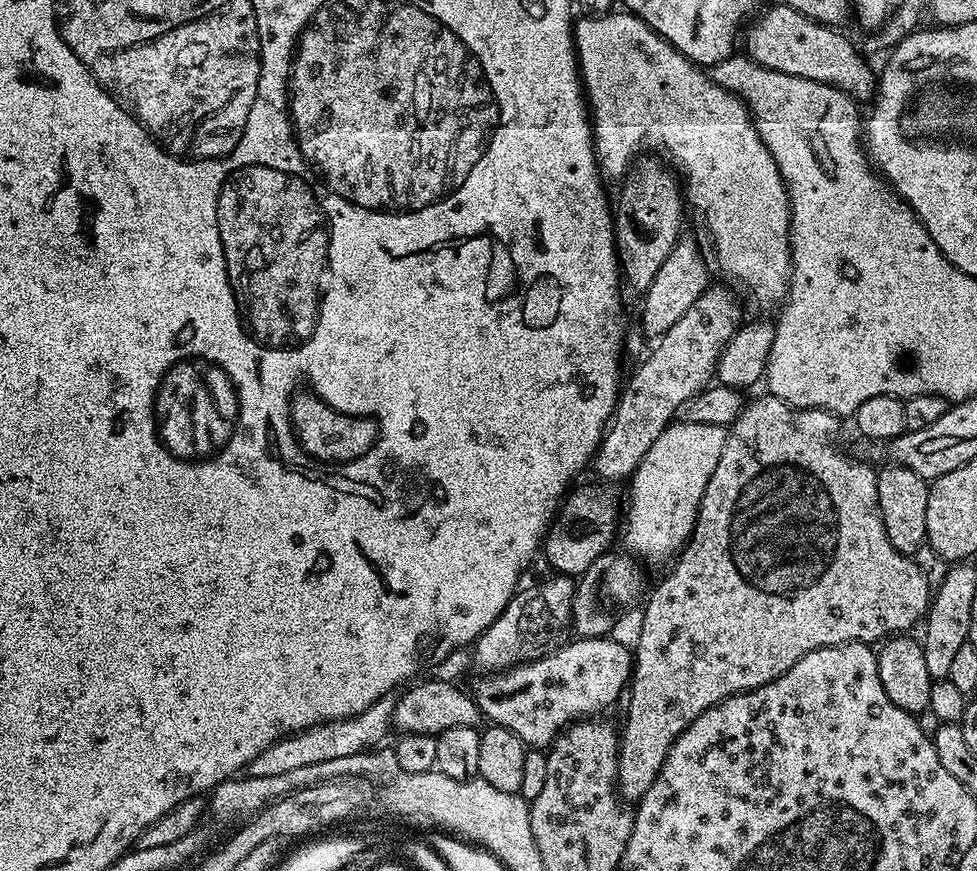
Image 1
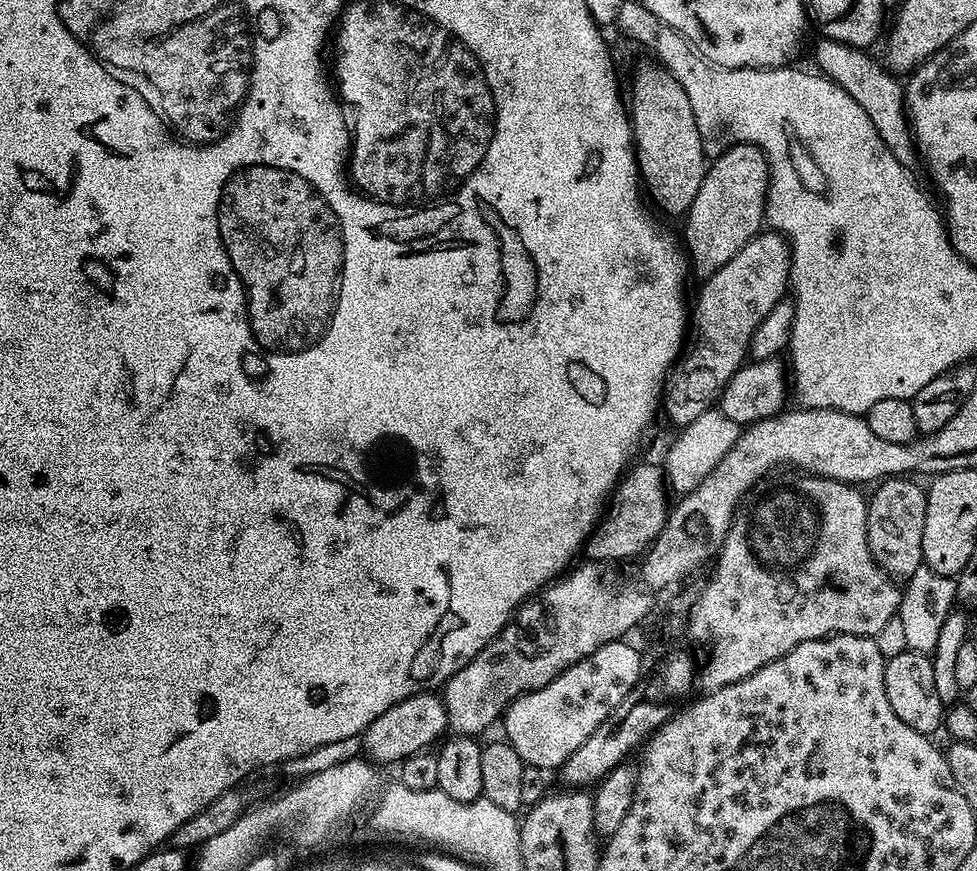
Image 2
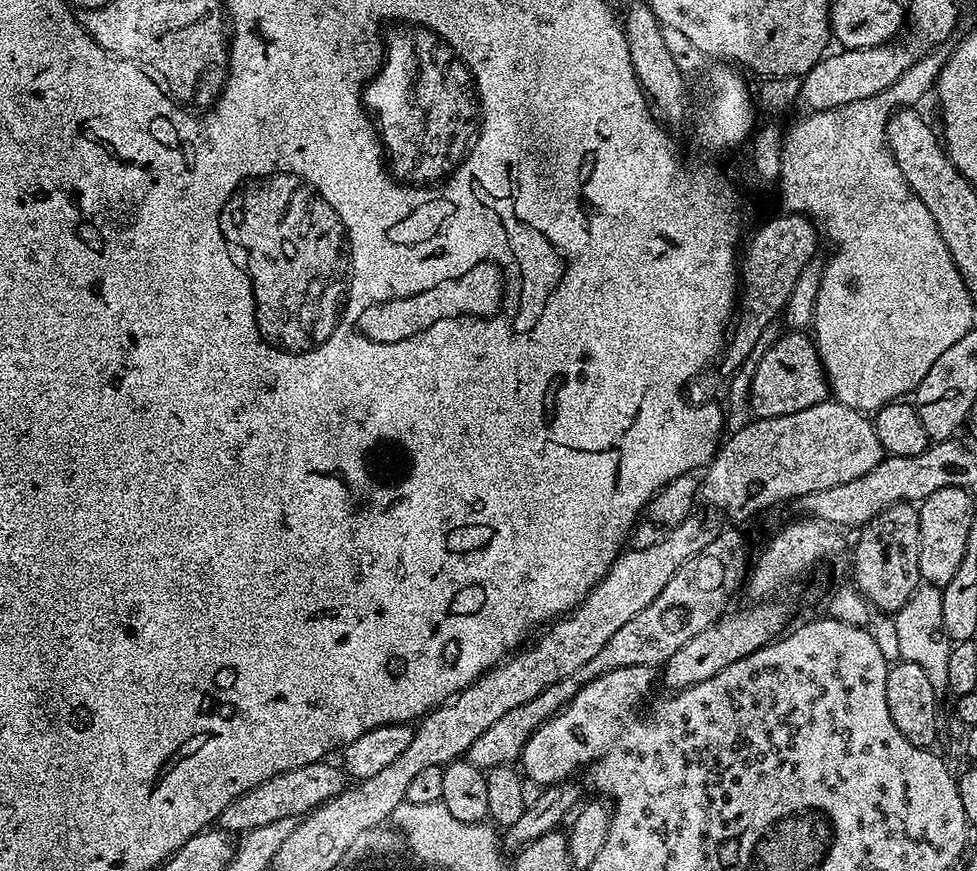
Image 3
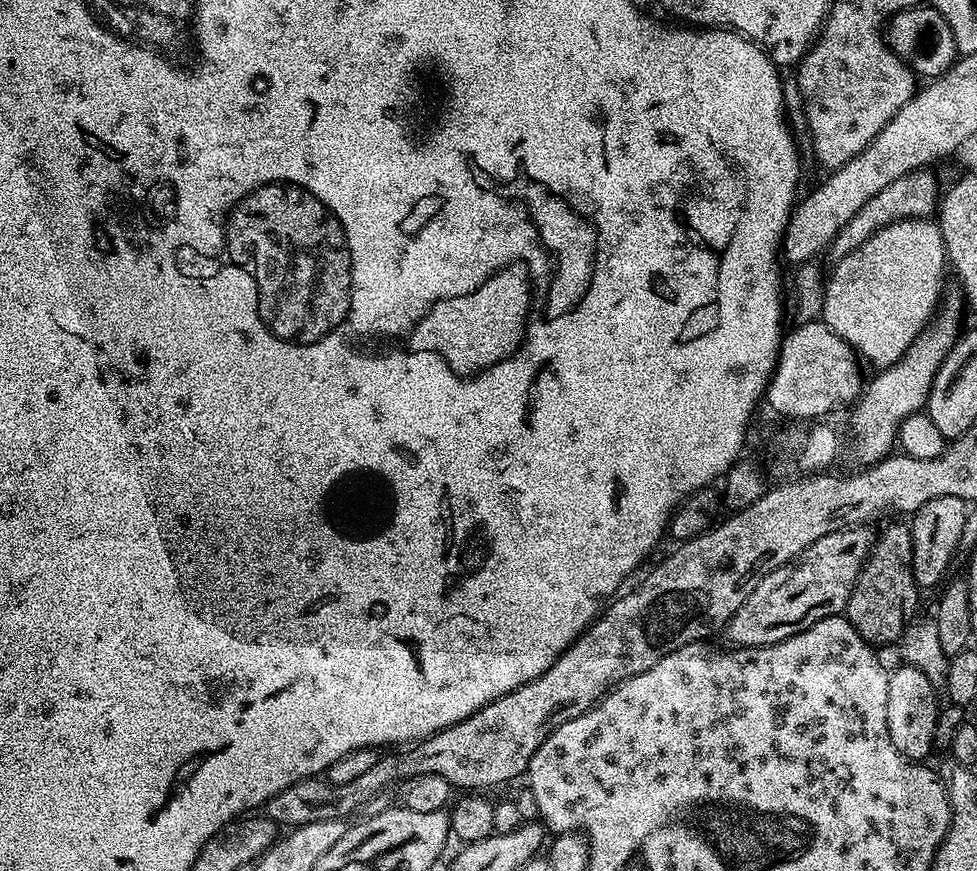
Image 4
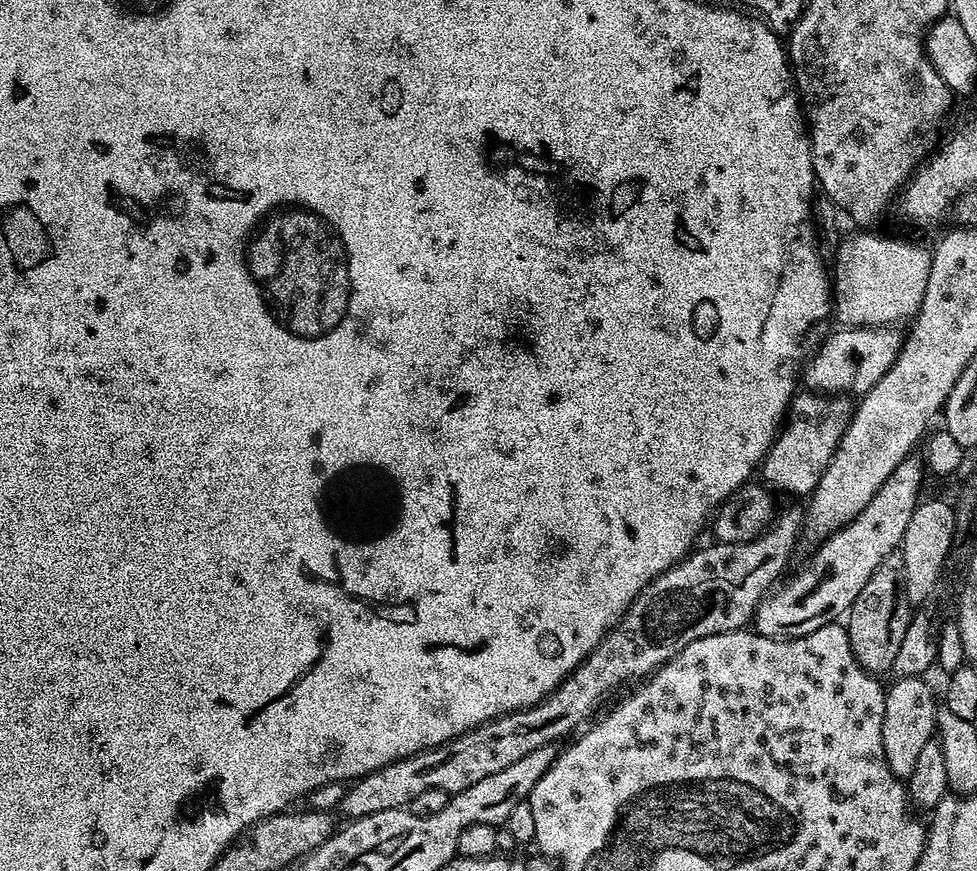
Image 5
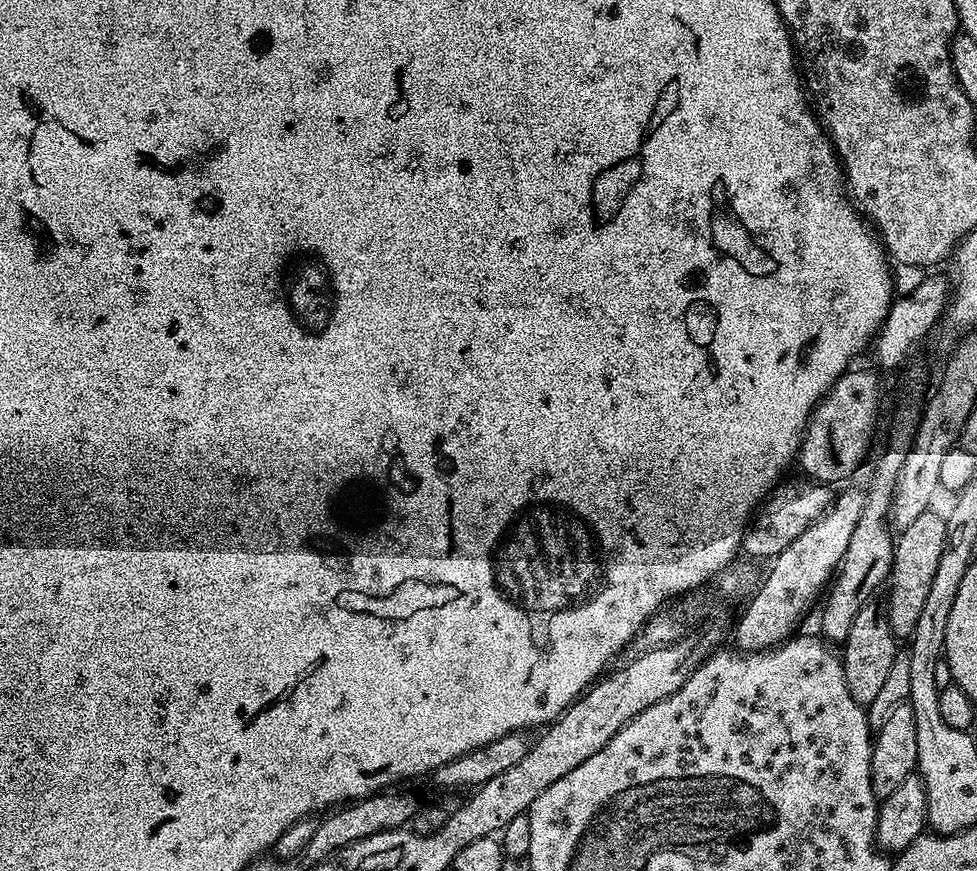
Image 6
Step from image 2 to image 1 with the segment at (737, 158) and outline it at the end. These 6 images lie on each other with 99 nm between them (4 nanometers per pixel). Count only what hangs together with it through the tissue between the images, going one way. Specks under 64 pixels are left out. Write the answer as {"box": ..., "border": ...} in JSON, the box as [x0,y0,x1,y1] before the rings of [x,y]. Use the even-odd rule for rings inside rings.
{"box":[640,238,709,338],"border":[[[687,238],[677,240],[666,262],[662,262],[658,274],[654,274],[654,282],[650,282],[648,289],[642,293],[644,309],[640,312],[640,324],[645,334],[651,338],[664,336],[666,330],[670,330],[670,326],[674,326],[674,322],[678,322],[678,318],[682,318],[682,314],[686,314],[686,310],[698,302],[698,298],[709,286],[708,264],[699,246]]]}

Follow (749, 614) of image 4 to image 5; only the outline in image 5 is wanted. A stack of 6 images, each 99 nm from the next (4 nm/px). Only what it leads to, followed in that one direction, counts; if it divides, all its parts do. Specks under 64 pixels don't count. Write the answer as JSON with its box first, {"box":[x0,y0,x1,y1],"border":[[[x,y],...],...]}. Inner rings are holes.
{"box":[756,456,926,640],"border":[[[907,456],[894,474],[882,482],[882,490],[870,498],[866,510],[859,512],[846,527],[823,541],[817,547],[820,549],[813,554],[812,561],[797,576],[789,575],[756,605],[756,633],[775,640],[790,640],[793,636],[805,636],[847,617],[854,598],[862,594],[862,586],[870,582],[870,574],[878,570],[882,558],[897,551],[904,543],[906,526],[910,526],[910,517],[922,502],[920,487],[924,484],[926,464],[918,456]]]}

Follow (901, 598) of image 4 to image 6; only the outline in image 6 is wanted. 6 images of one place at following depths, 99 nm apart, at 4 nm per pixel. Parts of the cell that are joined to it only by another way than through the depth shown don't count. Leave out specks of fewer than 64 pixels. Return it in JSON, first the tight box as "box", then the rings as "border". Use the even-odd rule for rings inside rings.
{"box":[842,602,898,706],"border":[[[869,602],[858,610],[854,618],[854,626],[850,626],[850,634],[842,641],[842,659],[846,686],[850,686],[850,694],[862,705],[869,706],[881,693],[882,686],[889,677],[890,668],[898,662],[896,656],[898,637],[892,631],[892,623],[888,621],[887,611],[876,602]]]}

